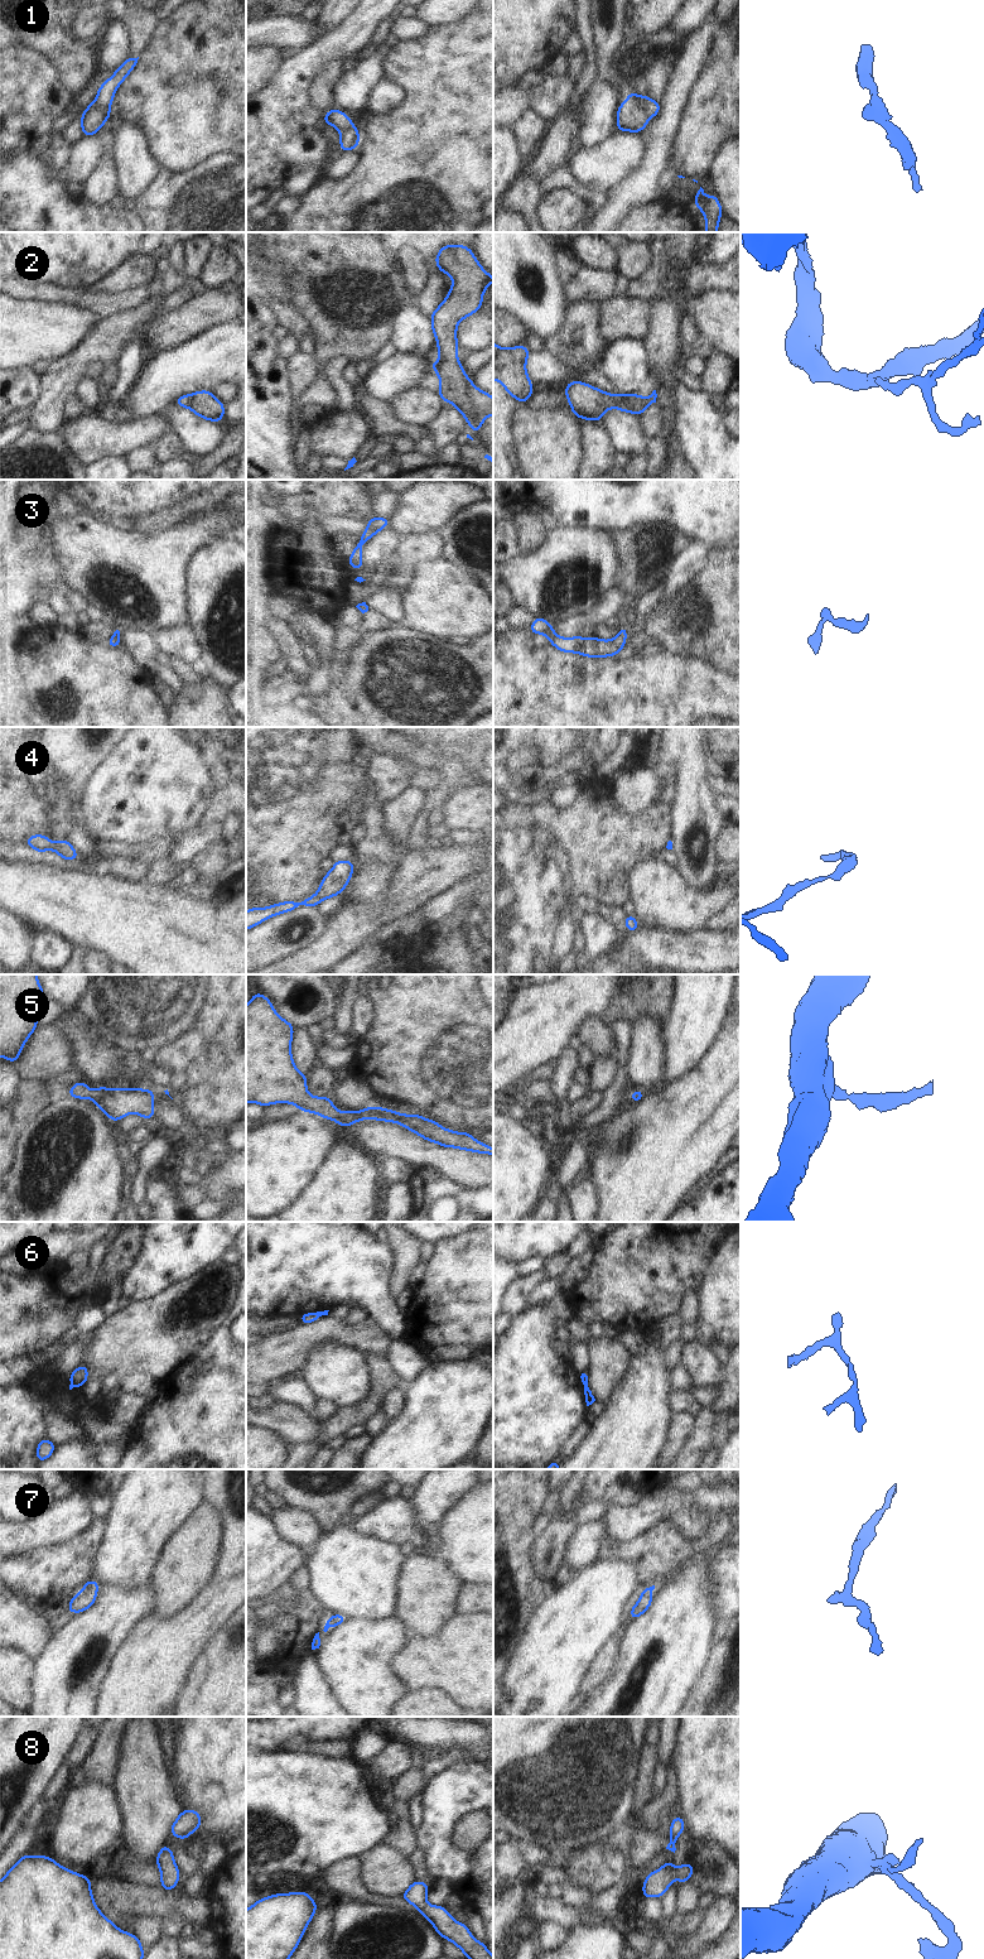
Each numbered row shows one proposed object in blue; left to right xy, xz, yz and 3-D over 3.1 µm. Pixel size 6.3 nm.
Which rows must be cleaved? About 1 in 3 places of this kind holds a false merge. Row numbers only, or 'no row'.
1, 2, 6

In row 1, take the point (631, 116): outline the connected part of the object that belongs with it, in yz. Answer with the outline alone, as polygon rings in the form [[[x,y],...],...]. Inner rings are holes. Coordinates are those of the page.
[[[626,100],[618,106],[616,126],[621,131],[633,131],[638,134],[646,127],[648,119],[638,104]]]

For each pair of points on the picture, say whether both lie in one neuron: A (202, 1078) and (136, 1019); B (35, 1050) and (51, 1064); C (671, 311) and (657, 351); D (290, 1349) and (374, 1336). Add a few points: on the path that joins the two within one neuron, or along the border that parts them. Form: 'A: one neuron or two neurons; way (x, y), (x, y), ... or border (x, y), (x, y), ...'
A: two neurons; border (191, 1028), (157, 1049)
B: one neuron; way (39, 1054), (47, 1060)
C: one neuron; way (665, 321), (664, 341)
D: one neuron; way (310, 1334), (353, 1334)

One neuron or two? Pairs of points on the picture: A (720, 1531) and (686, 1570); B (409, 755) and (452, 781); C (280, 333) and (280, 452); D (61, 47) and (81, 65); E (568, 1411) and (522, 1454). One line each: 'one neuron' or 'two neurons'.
A: two neurons
B: one neuron
C: two neurons
D: one neuron
E: one neuron

